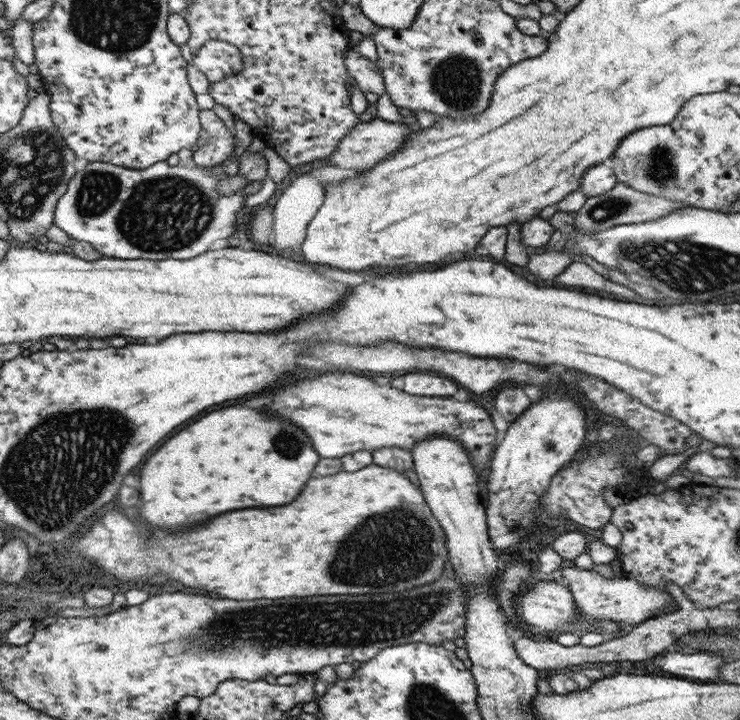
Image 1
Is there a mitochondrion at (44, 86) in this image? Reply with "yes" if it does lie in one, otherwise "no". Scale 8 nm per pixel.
no

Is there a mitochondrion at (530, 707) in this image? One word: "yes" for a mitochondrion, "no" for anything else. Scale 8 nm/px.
no

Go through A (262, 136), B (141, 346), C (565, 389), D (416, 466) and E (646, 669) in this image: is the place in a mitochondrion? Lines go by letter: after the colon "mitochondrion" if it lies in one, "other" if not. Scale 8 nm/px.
A: other
B: other
C: other
D: other
E: other

